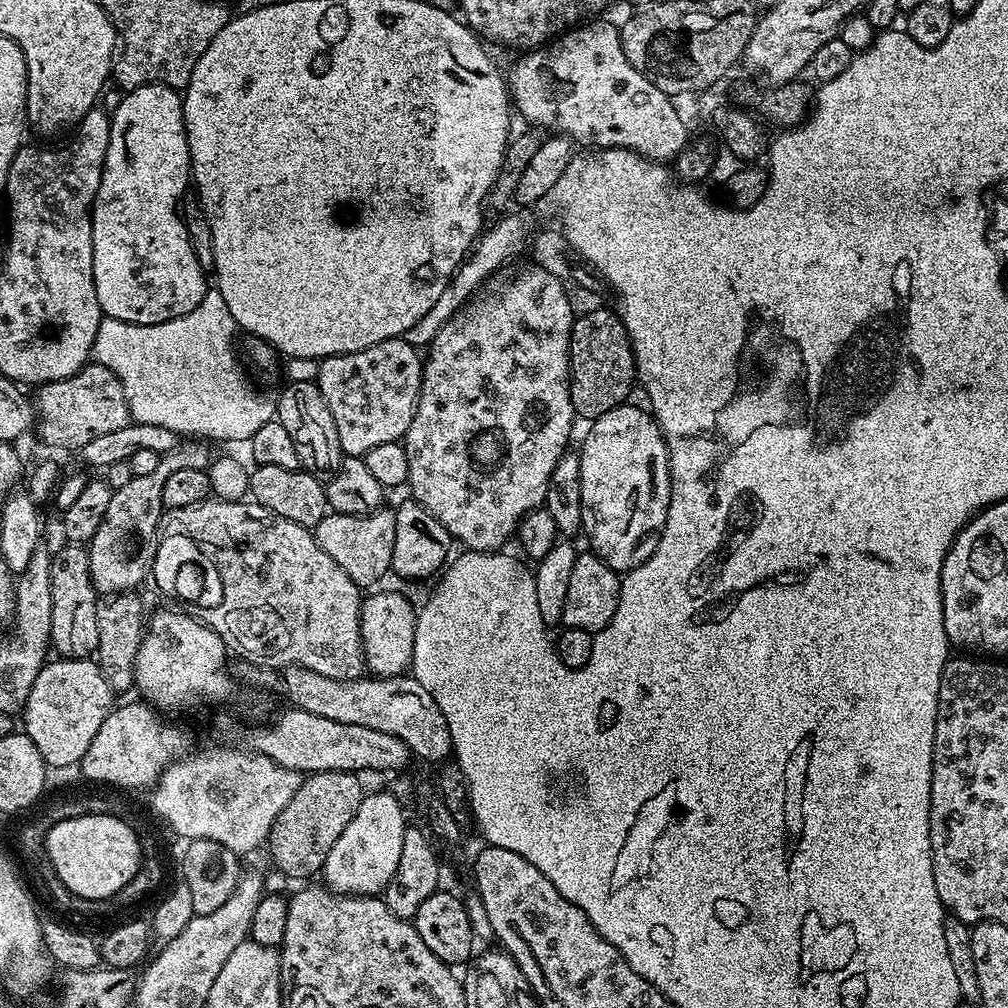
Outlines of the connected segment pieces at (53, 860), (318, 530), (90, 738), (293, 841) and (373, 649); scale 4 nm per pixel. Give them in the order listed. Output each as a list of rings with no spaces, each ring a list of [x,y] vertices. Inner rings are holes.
[[[72,820],[68,824],[60,824],[60,828],[55,828],[52,831],[52,840],[45,840],[43,847],[48,851],[49,861],[47,860],[47,863],[58,878],[71,892],[80,895],[84,899],[101,900],[118,890],[122,890],[120,884],[124,886],[124,880],[128,880],[128,876],[132,876],[132,872],[136,872],[136,840],[132,840],[132,832],[128,832],[128,828],[124,828],[124,824],[116,824],[116,820]]]
[[[385,506],[365,516],[354,514],[338,514],[329,511],[327,516],[318,522],[314,529],[314,535],[318,546],[350,574],[350,578],[361,589],[368,590],[376,584],[384,575],[392,572],[392,555],[394,554],[394,522],[396,513],[391,507]]]
[[[49,659],[38,678],[34,678],[30,698],[26,698],[22,730],[28,735],[30,742],[38,746],[38,754],[42,754],[49,769],[79,765],[86,750],[90,750],[90,742],[94,742],[94,734],[98,734],[102,722],[106,722],[111,714],[114,707],[112,699],[114,693],[110,682],[106,682],[95,659]]]
[[[314,772],[301,779],[298,790],[294,790],[294,798],[286,802],[282,814],[274,822],[268,832],[266,849],[272,855],[271,867],[289,881],[307,881],[321,871],[326,862],[326,854],[338,838],[342,838],[342,830],[350,823],[350,818],[358,814],[358,806],[362,806],[366,788],[360,785],[361,777],[354,772]]]
[[[376,592],[365,595],[360,606],[360,633],[364,643],[364,663],[373,677],[402,676],[411,669],[414,654],[415,607],[404,601],[400,592]]]

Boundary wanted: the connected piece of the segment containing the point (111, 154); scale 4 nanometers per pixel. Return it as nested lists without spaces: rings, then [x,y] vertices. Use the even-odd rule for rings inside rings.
[[[147,84],[125,91],[116,109],[110,112],[112,125],[110,126],[110,146],[106,146],[106,162],[102,170],[102,182],[98,186],[98,194],[92,203],[92,241],[94,242],[94,290],[98,294],[101,313],[107,319],[121,320],[131,324],[161,324],[170,318],[178,318],[182,314],[190,314],[198,302],[210,290],[210,284],[204,281],[206,270],[198,262],[194,254],[194,246],[190,246],[188,231],[184,225],[181,209],[176,208],[176,196],[189,191],[192,163],[190,162],[190,146],[186,138],[184,125],[184,102],[181,93],[165,84]]]

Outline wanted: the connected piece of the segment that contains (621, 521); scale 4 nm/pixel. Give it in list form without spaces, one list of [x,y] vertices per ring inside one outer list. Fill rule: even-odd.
[[[625,402],[614,410],[606,410],[587,425],[584,445],[578,448],[582,466],[582,532],[588,535],[587,547],[604,560],[618,574],[637,568],[660,541],[660,532],[666,522],[670,506],[672,479],[668,465],[668,443],[659,422],[647,407]]]

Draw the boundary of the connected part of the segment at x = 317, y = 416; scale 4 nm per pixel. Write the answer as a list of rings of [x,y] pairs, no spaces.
[[[316,380],[288,382],[280,392],[280,401],[275,401],[274,416],[282,422],[282,426],[286,426],[286,431],[298,450],[303,471],[324,478],[340,469],[342,453],[338,442],[338,429],[334,426],[330,406],[326,406],[326,398],[322,398],[322,390]]]

